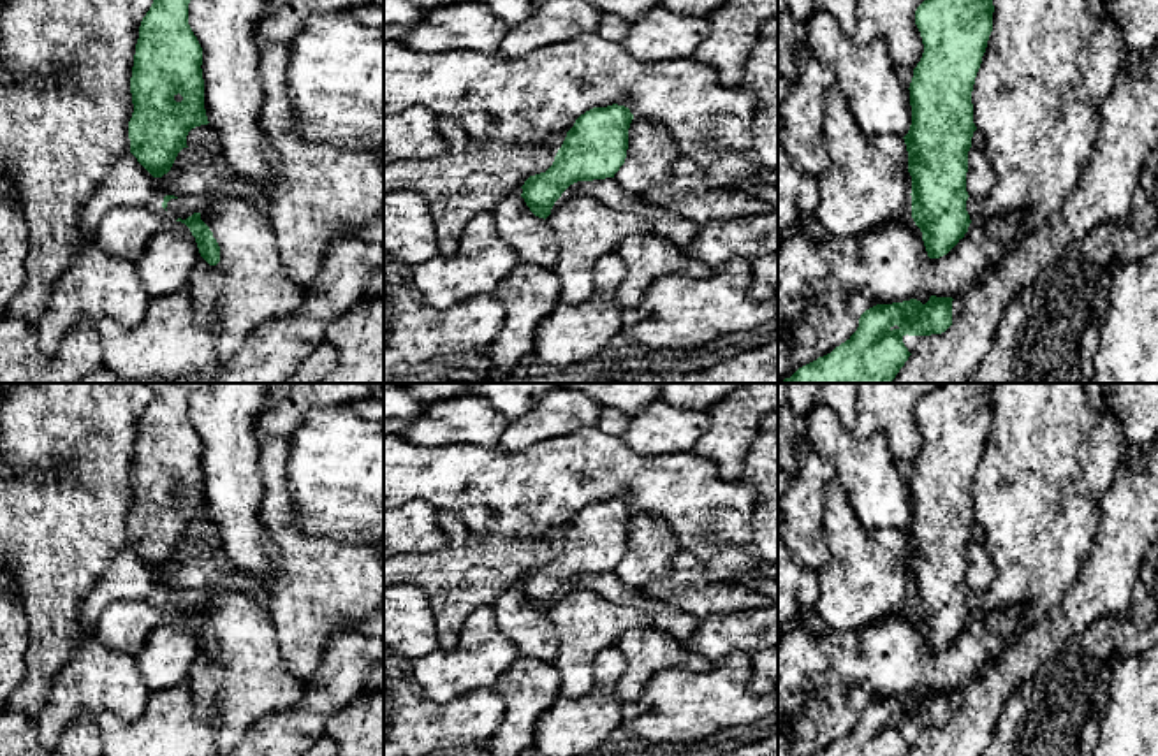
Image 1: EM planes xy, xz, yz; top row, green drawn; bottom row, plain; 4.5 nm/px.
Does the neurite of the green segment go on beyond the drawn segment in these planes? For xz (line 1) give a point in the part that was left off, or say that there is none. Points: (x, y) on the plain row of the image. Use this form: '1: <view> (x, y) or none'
1: none

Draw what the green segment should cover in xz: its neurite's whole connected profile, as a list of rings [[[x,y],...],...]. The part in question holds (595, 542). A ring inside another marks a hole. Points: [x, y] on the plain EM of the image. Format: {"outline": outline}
{"outline": [[[618,498],[581,508],[567,526],[553,559],[530,570],[521,580],[530,605],[546,614],[570,578],[614,571],[627,552],[632,513],[630,503]]]}

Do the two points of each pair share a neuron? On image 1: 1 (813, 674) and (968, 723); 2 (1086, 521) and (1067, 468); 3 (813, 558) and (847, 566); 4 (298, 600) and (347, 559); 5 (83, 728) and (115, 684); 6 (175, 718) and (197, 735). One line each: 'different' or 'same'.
1: different
2: same
3: different
4: same
5: different
6: same

